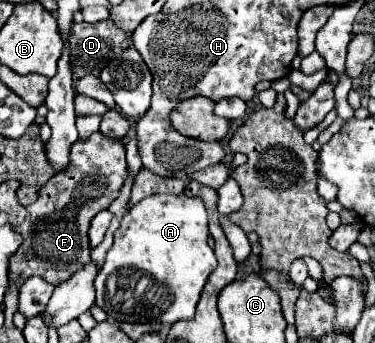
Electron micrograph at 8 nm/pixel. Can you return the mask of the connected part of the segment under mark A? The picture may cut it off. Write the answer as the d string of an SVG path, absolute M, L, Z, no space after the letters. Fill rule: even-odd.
M154 195L132 205L122 217L122 225L114 233L114 245L106 253L104 267L96 277L96 305L102 307L110 319L172 325L180 319L194 317L198 297L214 267L216 255L212 247L208 247L208 219L202 199L186 195ZM132 269L144 271L144 275L140 275L140 283L146 283L146 289L142 289L142 285L138 287L138 275L132 275Z

